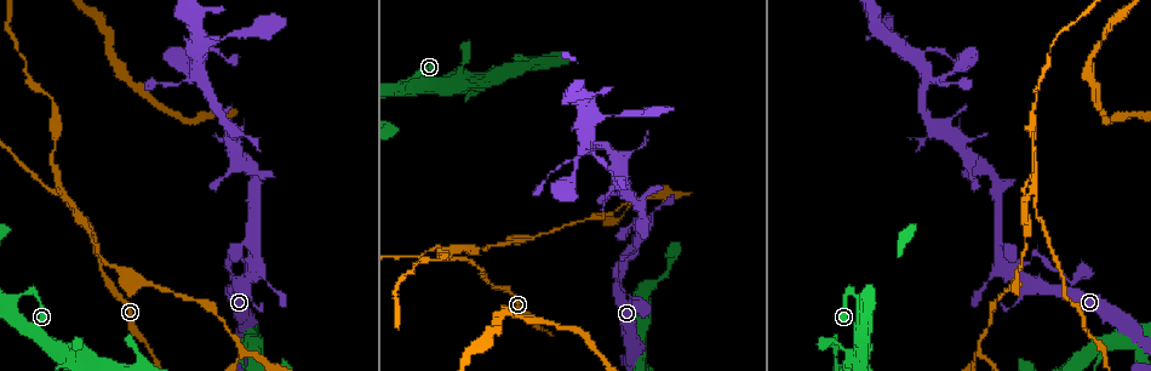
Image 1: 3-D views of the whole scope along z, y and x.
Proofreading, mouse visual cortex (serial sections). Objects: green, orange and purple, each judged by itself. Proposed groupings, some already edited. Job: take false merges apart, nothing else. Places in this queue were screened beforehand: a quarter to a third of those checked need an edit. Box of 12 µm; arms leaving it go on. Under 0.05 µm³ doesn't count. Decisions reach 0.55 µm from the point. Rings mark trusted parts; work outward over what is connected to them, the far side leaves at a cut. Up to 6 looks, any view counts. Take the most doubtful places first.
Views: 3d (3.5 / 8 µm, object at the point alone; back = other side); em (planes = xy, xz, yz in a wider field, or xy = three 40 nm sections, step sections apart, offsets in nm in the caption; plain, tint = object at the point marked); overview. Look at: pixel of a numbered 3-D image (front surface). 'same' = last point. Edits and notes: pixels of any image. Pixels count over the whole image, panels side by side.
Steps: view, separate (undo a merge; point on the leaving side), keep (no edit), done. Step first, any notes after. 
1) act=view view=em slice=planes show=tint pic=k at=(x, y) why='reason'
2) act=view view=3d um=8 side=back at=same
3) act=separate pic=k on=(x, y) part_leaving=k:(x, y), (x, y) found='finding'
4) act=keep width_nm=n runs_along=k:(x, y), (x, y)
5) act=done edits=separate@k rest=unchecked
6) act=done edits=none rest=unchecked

act=view view=3d um=8 pic=1 at=(64, 192)

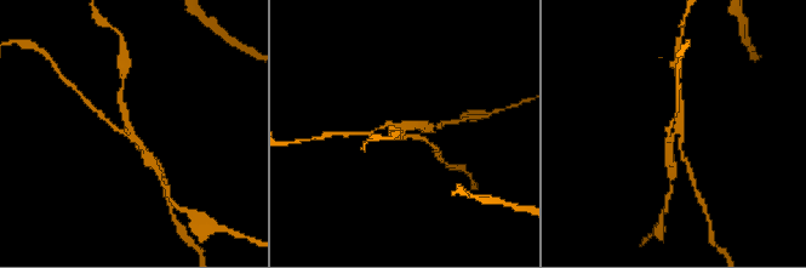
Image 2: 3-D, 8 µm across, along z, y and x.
act=view view=em slice=xy step=3 show=tint pic=2 at=(132, 133) arms=4 arm_widths_nm=150,150,150,200

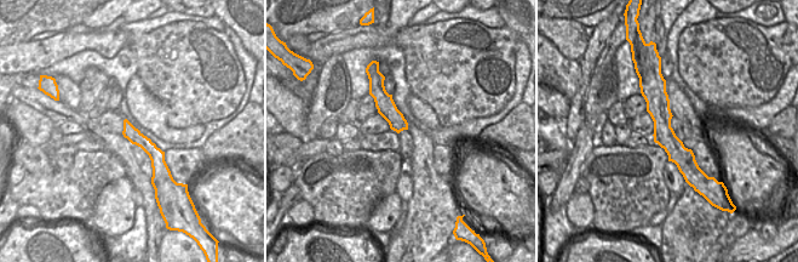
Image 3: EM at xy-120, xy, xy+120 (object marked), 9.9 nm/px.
act=separate pic=2 on=(669, 152) border=3:(135, 127), (122, 134) found='a second cell is stuck on'

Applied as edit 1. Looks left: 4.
act=view view=3d um=3.5 pic=1 at=(224, 258) why='abrupt turn'

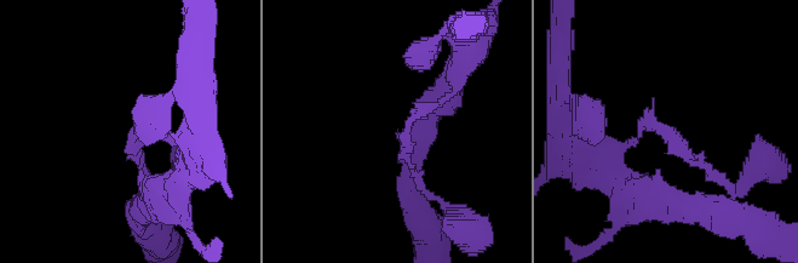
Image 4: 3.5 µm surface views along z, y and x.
act=view view=em slice=xy step=3 show=tint pic=4 at=(663, 127)

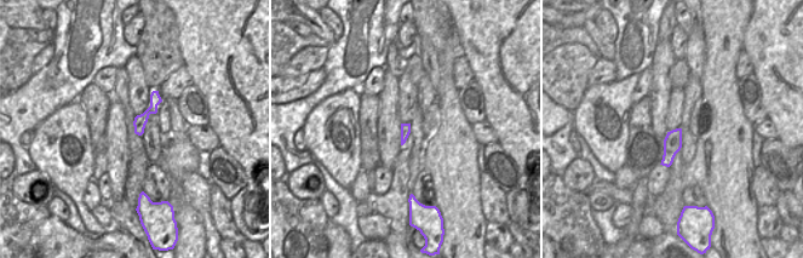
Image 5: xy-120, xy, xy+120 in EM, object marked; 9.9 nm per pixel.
act=separate pic=4 on=(683, 147) arm_widths_nm=150,150 found='a second cell is stuck on'

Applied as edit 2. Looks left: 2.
act=view view=3d um=3.5 pic=1 at=(853, 355) why='calibre changes'

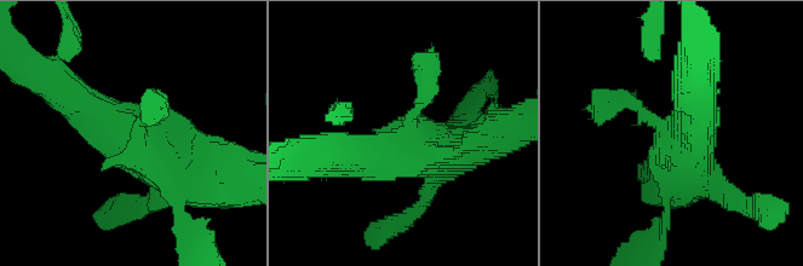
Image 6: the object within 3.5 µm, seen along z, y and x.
act=view view=em slice=xy step=3 show=tint pic=6 at=(668, 132) why='shape alone is not enough'

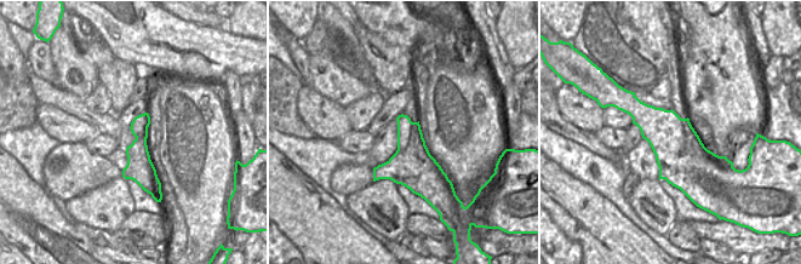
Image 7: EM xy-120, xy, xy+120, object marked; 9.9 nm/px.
act=keep arms=4 arm_widths_nm=150,250,450,600 runs_along=7:(143, 116), (144, 185) found='continuous, no second cell'

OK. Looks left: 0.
act=done edits=separate@2,separate@4 rest=unchecked

